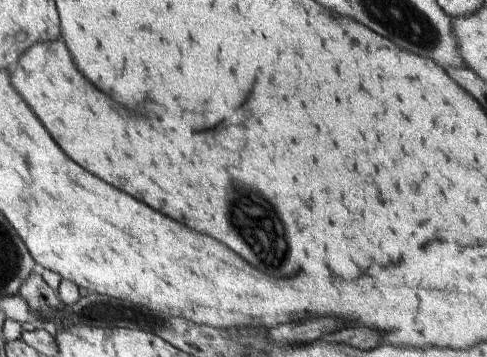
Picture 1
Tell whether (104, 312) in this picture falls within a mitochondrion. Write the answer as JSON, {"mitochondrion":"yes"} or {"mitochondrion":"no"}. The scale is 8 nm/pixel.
{"mitochondrion":"yes"}

